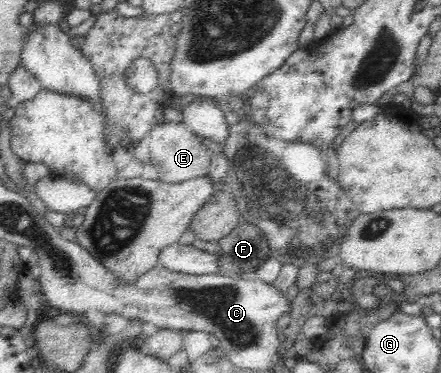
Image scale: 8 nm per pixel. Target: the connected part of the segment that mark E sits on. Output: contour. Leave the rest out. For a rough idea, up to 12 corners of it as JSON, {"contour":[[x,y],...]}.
{"contour":[[183,122],[149,134],[160,181],[207,175],[212,154]]}

